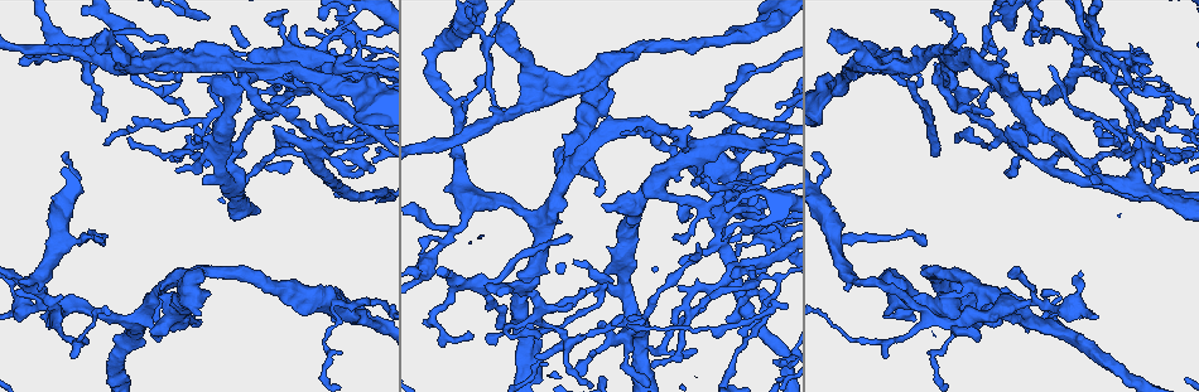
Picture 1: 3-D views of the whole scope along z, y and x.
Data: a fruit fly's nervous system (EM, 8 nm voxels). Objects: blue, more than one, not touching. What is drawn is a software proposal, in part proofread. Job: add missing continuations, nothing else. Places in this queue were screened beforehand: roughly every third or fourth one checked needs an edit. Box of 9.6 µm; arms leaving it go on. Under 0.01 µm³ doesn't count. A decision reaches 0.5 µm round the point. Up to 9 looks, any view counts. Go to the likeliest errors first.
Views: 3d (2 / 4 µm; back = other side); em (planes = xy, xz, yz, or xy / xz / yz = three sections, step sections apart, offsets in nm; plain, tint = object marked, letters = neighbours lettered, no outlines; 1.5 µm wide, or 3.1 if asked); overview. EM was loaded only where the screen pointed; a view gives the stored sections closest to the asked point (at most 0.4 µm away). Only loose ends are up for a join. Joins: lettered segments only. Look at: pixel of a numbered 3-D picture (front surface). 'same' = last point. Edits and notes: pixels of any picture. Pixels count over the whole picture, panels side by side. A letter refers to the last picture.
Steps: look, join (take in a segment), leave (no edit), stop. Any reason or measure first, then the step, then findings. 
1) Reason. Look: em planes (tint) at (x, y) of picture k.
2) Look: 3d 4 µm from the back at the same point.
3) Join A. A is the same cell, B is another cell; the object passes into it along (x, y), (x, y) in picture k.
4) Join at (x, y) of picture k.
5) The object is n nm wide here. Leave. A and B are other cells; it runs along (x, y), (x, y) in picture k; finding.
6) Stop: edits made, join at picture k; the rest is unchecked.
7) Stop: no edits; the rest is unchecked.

Free end. Look: em planes (letters) at (1040, 42) of picture 1.

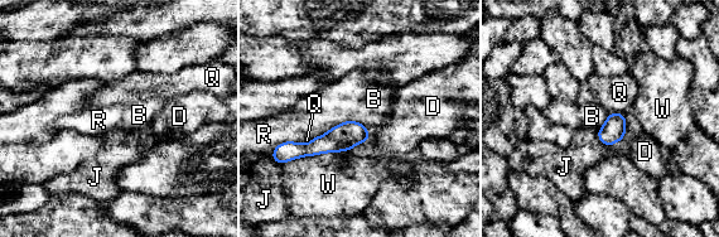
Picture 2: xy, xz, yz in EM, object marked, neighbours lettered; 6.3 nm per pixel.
The object is 150 nm wide here; the longest contact is with W, 400 nm. Leave. B, D, J, Q, R and W are other cells; none of them fits.

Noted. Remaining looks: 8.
Branch stops here. Look: 3d 2 µm at (359, 43) of picture 1.

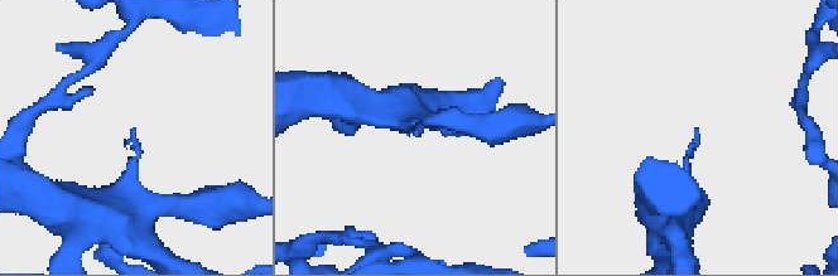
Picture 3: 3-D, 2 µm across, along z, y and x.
Shape alone is not enough. Look: em planes (letters) at (697, 128) of picture 3.

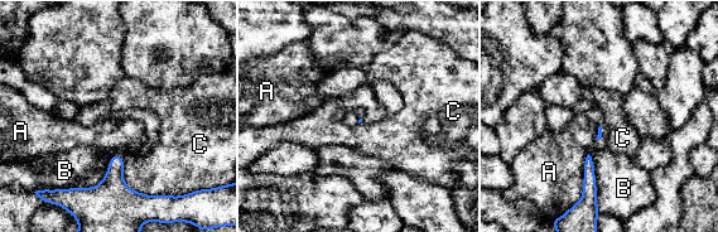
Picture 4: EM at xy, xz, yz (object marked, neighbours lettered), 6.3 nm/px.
Leave. A, B and C are other cells; a border runs along (123, 165), (129, 188), (160, 196) in picture 4; no lettered segment goes on from it.

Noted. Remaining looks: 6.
Look: 3d 2 µm at (1000, 322) of picture 1.

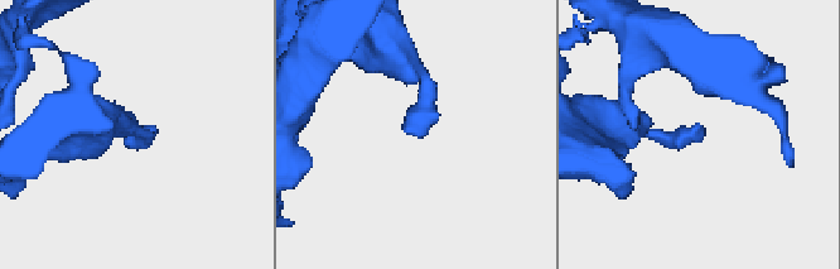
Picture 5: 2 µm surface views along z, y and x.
Look: em xy step 4 (letters) at (408, 131) of picture 5.

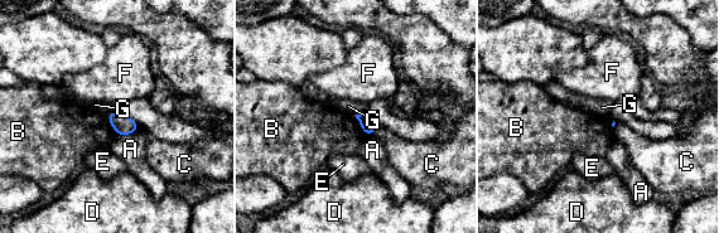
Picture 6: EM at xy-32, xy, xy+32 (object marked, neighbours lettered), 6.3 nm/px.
Leave. A, B, C, D, E, F and G are other cells; a border runs along (353, 115), (366, 135) in picture 6; no lettered segment goes on from it.

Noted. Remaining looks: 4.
Thin end. Look: em planes (plain) at (673, 239) of picture 1.

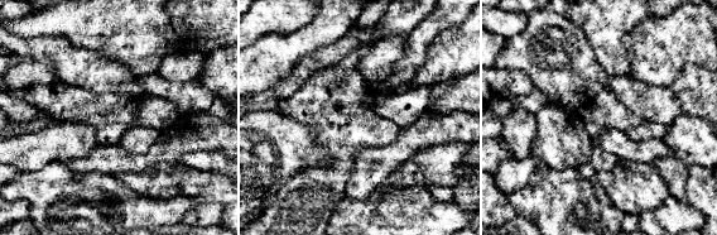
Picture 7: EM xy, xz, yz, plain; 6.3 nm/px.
What lies round it. Look: em planes (letters) at the same point.

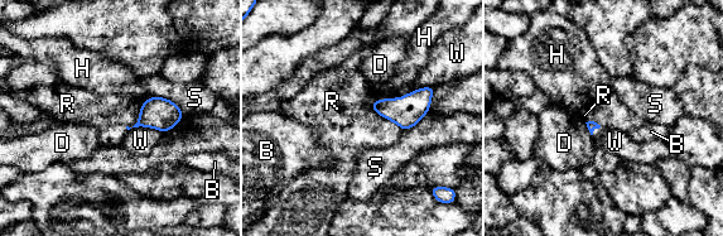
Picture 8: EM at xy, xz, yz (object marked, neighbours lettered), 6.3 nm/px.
Leave. B, D, H, R, S and W are other cells; a border runs along (129, 129), (148, 126), (163, 133) in picture 8; no lettered segment goes on from it.

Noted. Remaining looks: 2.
Stop: no edits; the rest is unchecked.

